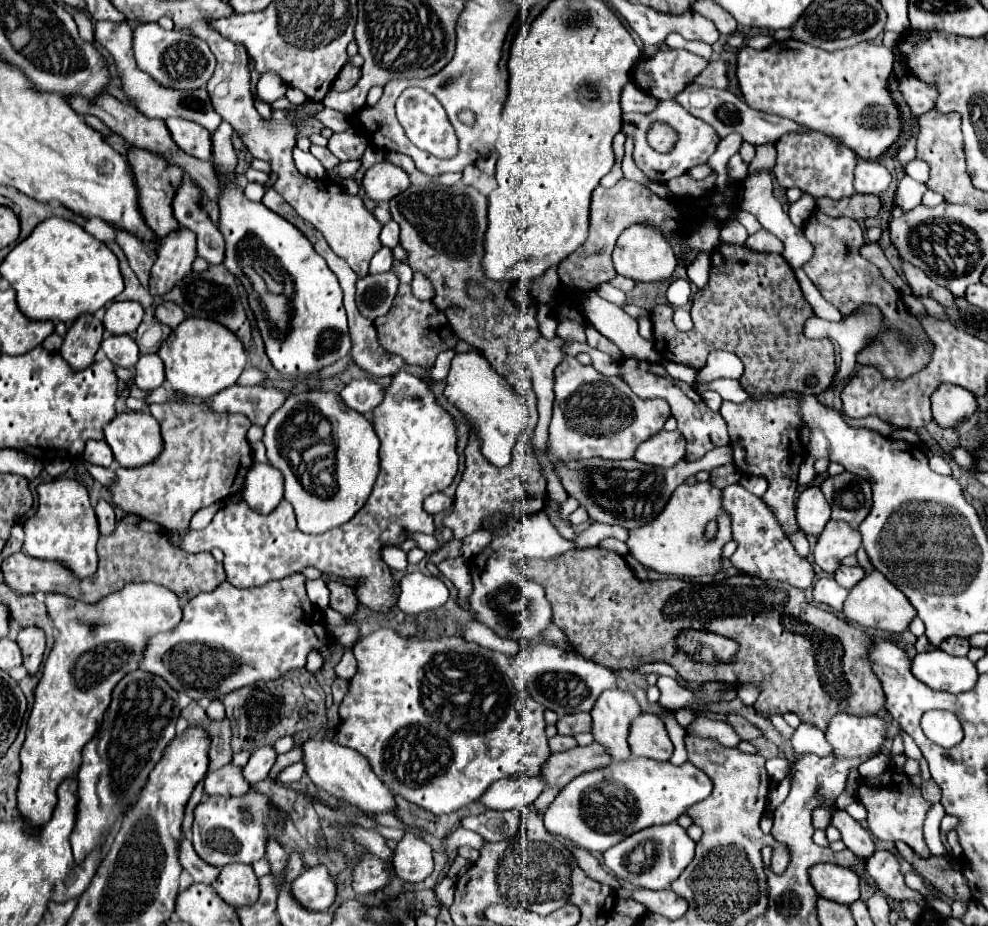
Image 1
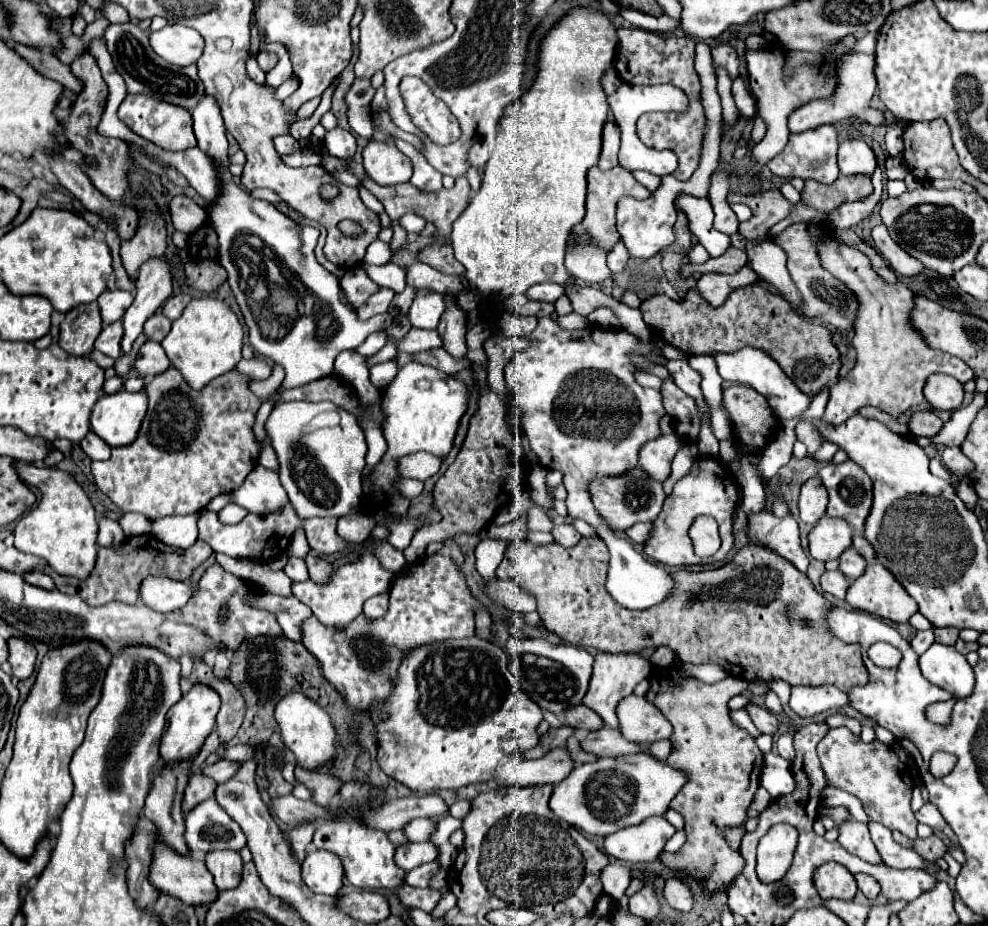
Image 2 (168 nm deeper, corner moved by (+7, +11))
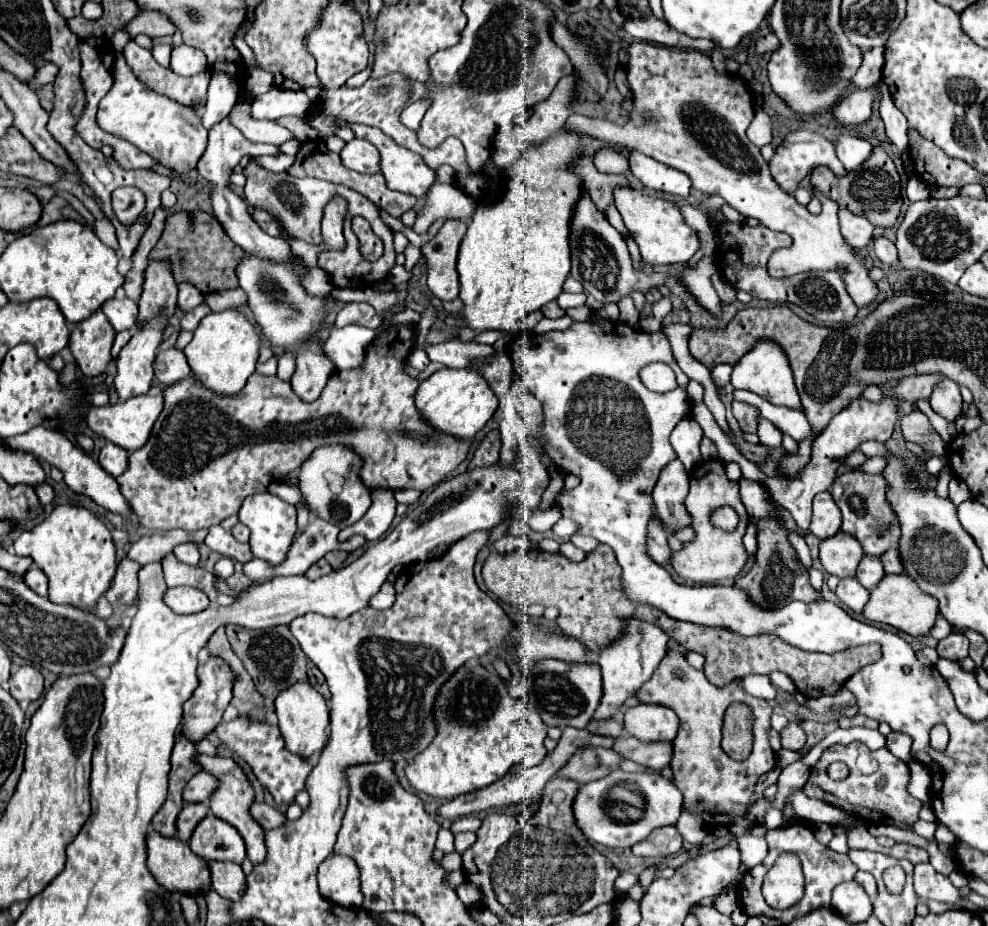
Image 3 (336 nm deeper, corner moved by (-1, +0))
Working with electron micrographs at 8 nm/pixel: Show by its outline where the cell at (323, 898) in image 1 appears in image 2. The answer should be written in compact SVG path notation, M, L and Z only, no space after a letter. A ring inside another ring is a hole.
M315 850L301 864L303 882L317 894L337 894L343 886L343 866L335 854Z

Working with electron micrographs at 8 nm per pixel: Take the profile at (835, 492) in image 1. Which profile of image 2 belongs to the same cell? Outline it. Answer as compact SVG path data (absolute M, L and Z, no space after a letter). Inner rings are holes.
M851 460L843 464L829 462L819 470L819 476L829 492L827 516L847 520L861 534L873 498L869 476Z

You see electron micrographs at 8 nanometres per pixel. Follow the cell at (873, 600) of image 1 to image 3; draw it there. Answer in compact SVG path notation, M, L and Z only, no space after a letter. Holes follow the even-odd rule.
M885 575L881 583L871 591L871 599L865 605L865 617L875 623L887 623L907 635L927 635L937 619L939 603L935 603L935 597L927 595L925 591L919 591L919 585L909 575Z

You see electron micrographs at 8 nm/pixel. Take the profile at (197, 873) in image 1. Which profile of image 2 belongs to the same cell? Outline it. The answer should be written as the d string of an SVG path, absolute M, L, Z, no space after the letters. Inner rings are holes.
M181 762L181 764L171 764L171 766L165 766L163 772L159 776L153 778L153 784L151 784L151 790L147 794L147 800L145 800L145 808L143 808L143 814L155 822L155 826L159 828L161 836L163 836L163 842L167 846L171 846L175 852L179 854L189 854L189 848L185 844L185 838L183 838L183 832L185 832L185 820L183 820L183 812L181 812L181 802L183 802L183 790L187 786L187 780L189 780L189 766L191 762Z

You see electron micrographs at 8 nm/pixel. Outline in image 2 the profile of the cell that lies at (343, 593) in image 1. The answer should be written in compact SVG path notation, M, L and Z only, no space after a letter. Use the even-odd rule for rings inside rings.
M309 554L305 558L305 564L309 568L309 578L315 584L327 584L327 580L333 576L333 566L325 558L321 558L321 556Z

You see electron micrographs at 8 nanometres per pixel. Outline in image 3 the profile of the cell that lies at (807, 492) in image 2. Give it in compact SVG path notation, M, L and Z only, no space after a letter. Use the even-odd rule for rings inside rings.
M829 491L815 495L813 499L813 517L811 517L811 527L809 531L817 535L819 539L829 539L839 531L841 525L841 511L835 505L833 497Z

